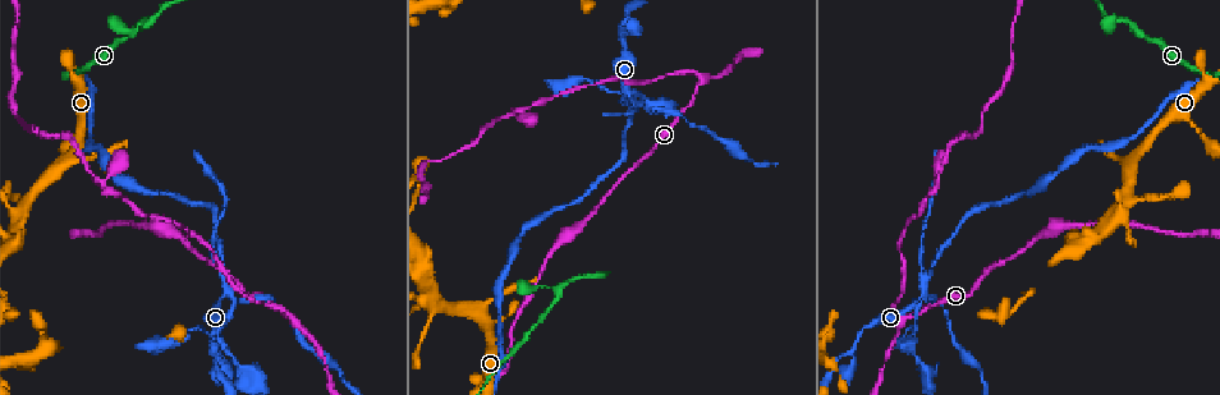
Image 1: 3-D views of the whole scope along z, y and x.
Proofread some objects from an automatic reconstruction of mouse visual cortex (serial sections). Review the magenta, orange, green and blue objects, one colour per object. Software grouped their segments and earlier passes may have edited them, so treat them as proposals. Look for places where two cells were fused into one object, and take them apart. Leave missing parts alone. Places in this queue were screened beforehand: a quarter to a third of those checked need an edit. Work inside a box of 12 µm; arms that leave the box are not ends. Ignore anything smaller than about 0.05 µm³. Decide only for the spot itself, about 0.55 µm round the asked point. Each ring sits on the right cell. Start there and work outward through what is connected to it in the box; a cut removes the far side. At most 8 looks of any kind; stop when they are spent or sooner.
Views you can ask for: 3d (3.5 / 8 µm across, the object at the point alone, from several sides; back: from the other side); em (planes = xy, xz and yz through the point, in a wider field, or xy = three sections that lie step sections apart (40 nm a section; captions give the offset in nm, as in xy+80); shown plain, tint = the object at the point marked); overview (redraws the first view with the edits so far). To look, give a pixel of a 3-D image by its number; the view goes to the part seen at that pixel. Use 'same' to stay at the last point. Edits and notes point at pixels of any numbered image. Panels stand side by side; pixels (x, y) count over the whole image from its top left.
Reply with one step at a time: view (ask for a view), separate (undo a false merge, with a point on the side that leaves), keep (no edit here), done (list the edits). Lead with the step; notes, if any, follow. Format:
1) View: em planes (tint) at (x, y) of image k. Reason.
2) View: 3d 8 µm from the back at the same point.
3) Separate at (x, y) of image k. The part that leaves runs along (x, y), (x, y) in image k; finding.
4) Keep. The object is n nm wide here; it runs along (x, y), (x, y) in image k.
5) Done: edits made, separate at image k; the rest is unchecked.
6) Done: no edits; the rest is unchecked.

View: 3d 3.5 µm at (560, 291) of image 1. Abrupt turn.

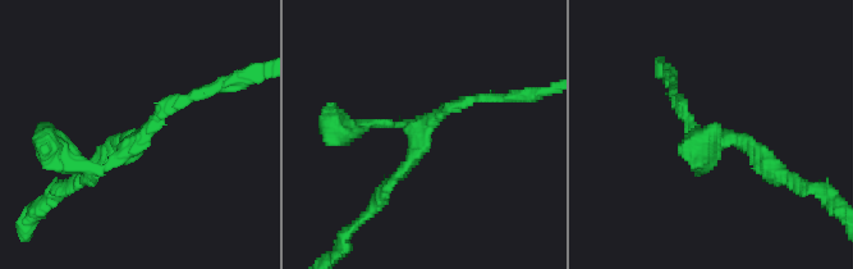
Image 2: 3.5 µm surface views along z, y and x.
View: em xy step 2 (tint) at (132, 142) of image 2.

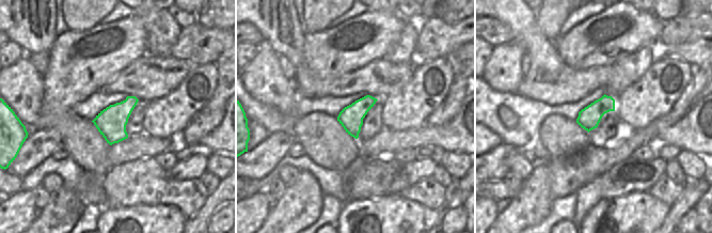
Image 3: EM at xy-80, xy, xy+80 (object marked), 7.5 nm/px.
Keep. It runs along (771, 165), (735, 138), (706, 154) in image 2; continuous, no second cell.

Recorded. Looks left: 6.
View: 3d 3.5 µm at (634, 102) of image 1. Sharp bend.

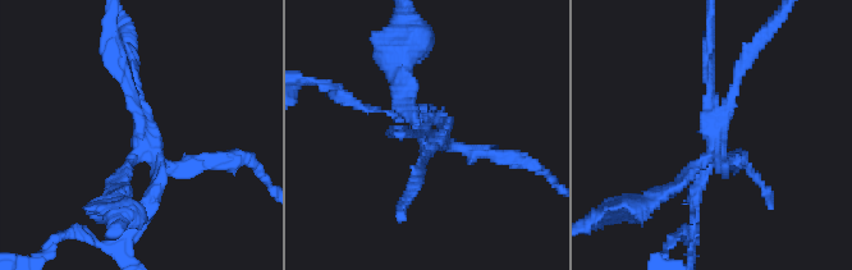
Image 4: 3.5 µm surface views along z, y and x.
View: em xy step 2 (tint) at (431, 138) of image 4.

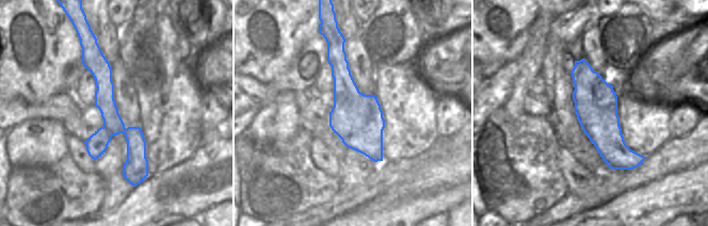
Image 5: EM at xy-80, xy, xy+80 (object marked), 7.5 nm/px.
Separate at (152, 195) of image 4. The object is 380 nm wide here; a second cell is stuck on.

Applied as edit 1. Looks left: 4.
View: overview.

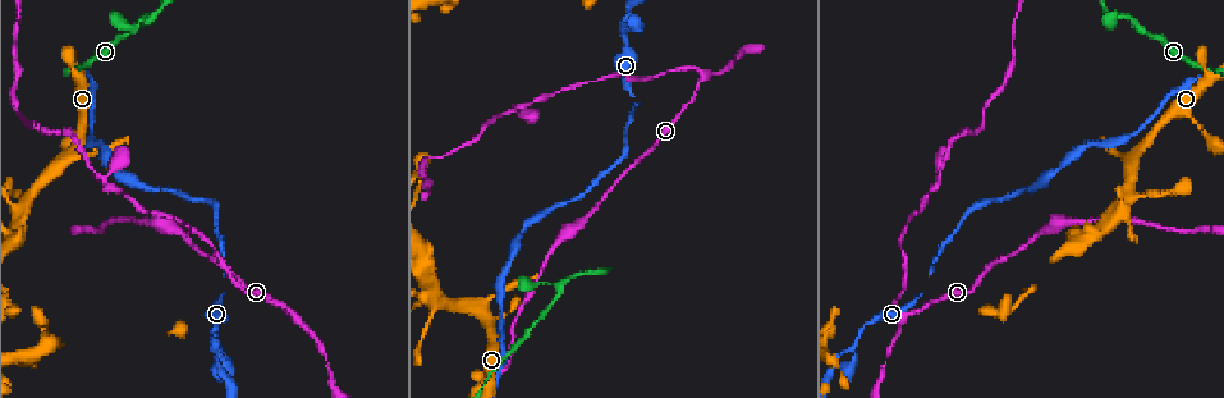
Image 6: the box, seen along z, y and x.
View: 3d 3.5 µm at (620, 29) of image 6. A fork.

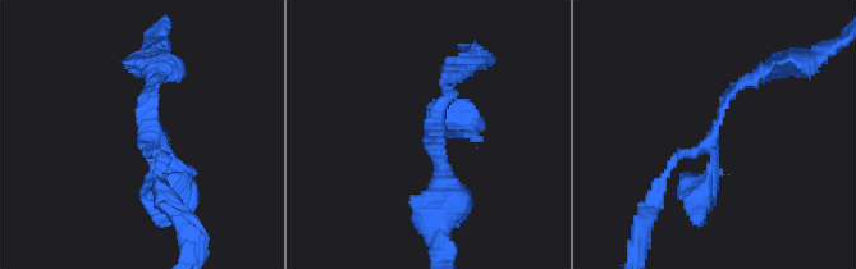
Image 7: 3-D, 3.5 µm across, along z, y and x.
View: em planes (plain) at (146, 137) of image 7. 3 arms meet here; the arms are 150, 150, 300 nm wide.

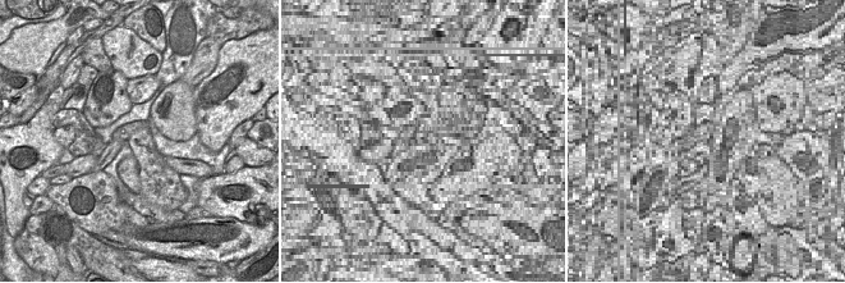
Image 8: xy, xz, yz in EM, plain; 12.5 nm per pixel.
View: em planes (tint) at the same point. Where the object lies.

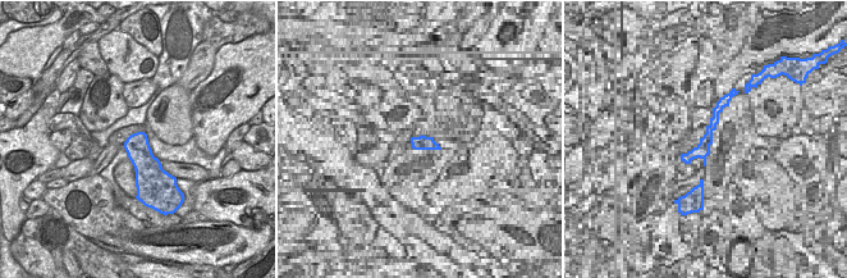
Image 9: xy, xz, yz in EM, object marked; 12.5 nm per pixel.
Keep. The object is 300 nm wide here; it runs along (154, 76), (146, 138), (174, 210) in image 7; all the same cell.

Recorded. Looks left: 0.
Done: edits made, separate at image 4; the rest is unchecked.

